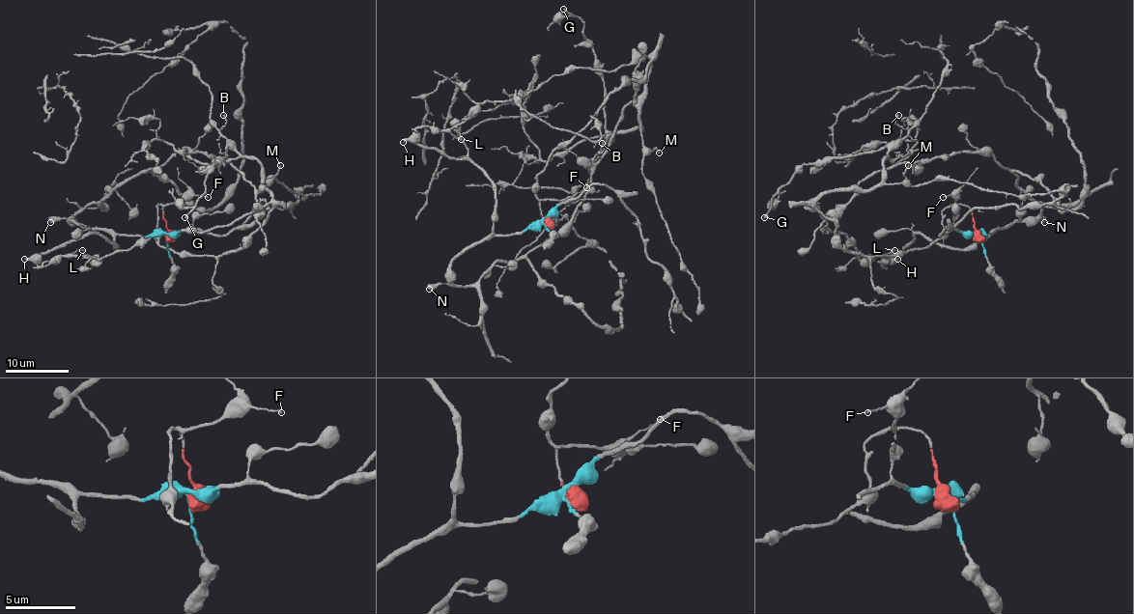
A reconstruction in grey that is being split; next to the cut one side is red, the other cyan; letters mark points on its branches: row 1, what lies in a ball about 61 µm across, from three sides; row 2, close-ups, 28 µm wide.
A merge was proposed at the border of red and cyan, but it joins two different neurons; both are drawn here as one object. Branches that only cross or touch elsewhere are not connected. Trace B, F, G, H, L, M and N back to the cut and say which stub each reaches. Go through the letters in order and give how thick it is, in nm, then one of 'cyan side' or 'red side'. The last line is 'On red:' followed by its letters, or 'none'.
B: calibre 140 nm; red side
F: calibre 90 nm; red side
G: calibre 200 nm; red side
H: calibre 300 nm; cyan side
L: calibre 110 nm; red side
M: calibre 100 nm; red side
N: calibre 600 nm; cyan side
On red: B, F, G, L, M

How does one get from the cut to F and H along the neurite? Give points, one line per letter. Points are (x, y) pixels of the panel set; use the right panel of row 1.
F: (978, 235), (972, 211), (964, 205), (954, 203), (956, 200), (951, 195), (943, 197)
H: (978, 235), (991, 235), (962, 249), (942, 247), (921, 234), (915, 235), (897, 259)

